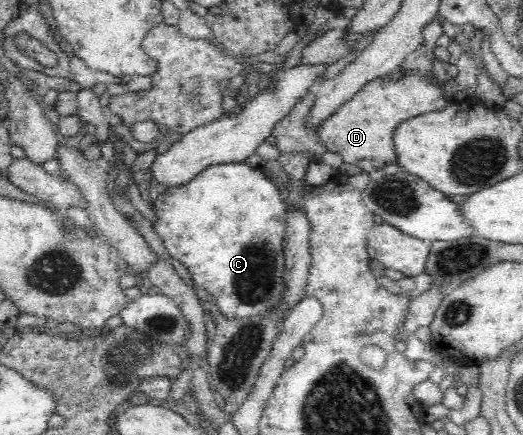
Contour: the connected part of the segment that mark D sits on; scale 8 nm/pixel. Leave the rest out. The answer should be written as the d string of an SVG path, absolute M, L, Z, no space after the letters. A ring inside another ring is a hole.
M440 22L427 24L424 28L424 44L400 64L400 71L403 72L400 79L393 80L385 76L368 82L351 100L342 104L335 114L323 121L318 128L318 138L323 146L331 152L339 153L347 164L355 164L367 171L371 178L381 178L384 175L383 168L397 160L394 132L399 124L414 116L444 109L452 101L452 98L445 96L441 85L431 74L435 58L433 51L443 34Z

